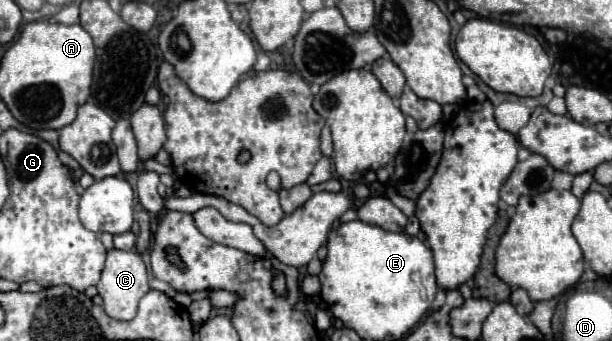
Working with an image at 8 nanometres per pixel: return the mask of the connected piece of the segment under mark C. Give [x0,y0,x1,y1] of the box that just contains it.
[98,249,150,321]

